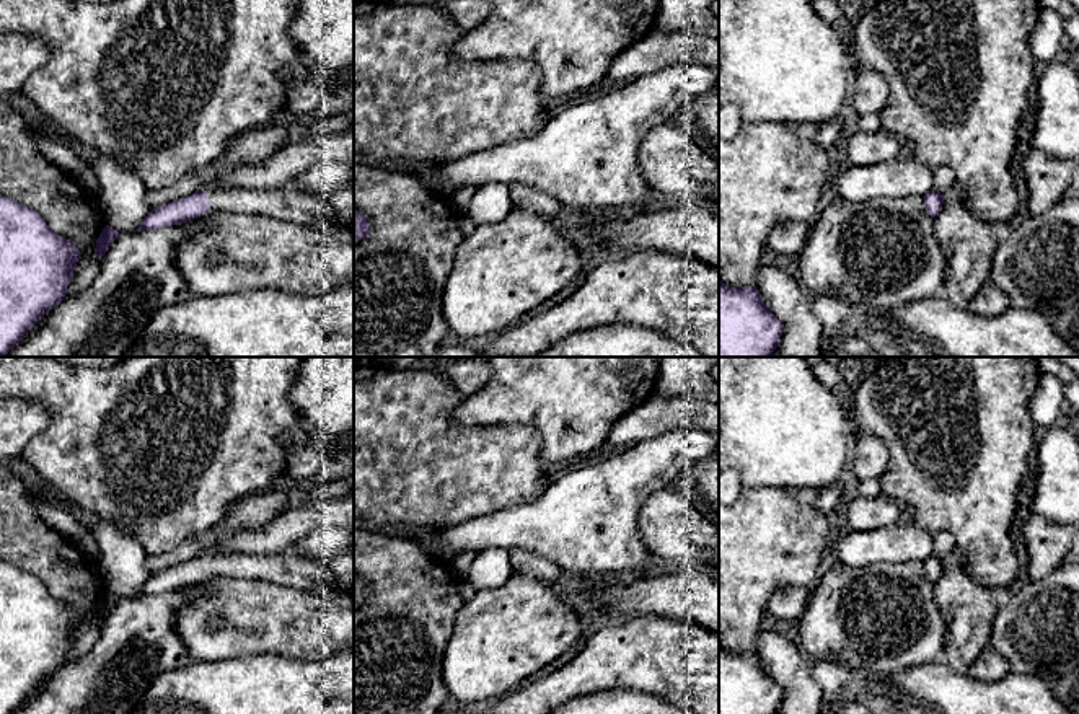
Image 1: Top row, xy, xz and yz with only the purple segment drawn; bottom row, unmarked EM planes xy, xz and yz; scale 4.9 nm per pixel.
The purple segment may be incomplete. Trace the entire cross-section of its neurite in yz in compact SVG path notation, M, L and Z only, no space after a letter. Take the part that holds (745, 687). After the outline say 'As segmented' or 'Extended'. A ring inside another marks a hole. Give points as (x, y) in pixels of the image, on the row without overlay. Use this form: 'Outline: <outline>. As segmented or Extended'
Outline: M719 644L719 714L776 714L782 696L756 650L732 654Z. As segmented

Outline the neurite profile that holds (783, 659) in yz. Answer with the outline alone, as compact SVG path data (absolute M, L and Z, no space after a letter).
M760 629L755 650L768 675L784 691L776 714L820 714L821 688L813 665L795 641L771 629Z

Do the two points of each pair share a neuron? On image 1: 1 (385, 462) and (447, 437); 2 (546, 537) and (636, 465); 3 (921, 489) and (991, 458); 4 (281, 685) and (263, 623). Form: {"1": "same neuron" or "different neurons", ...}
{"1": "same neuron", "2": "same neuron", "3": "same neuron", "4": "different neurons"}

